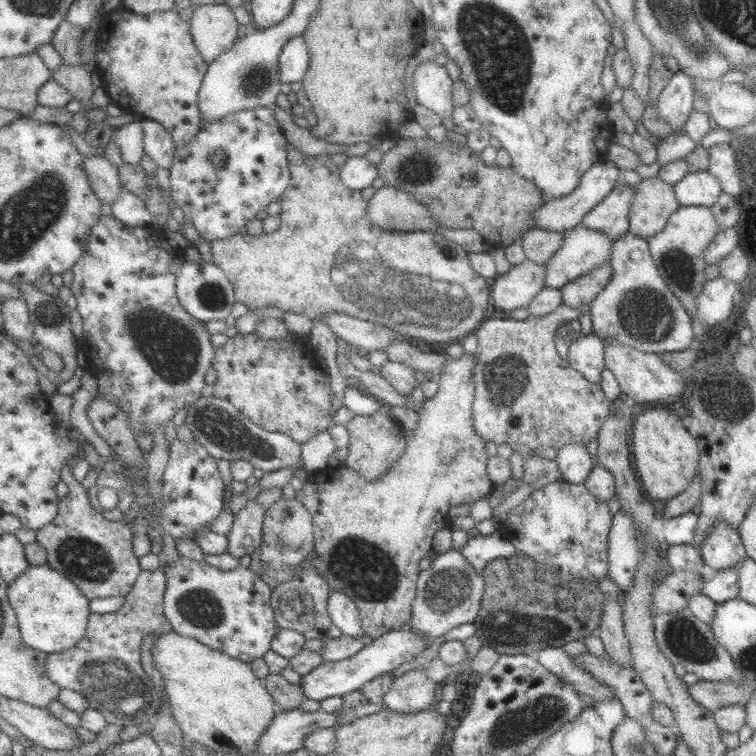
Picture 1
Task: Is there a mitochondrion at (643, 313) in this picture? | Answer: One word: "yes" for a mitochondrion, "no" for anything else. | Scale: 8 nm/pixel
yes

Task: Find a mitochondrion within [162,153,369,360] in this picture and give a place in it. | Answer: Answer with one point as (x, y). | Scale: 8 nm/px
(211, 295)

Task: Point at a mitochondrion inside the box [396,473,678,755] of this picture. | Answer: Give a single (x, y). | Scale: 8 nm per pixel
(527, 722)

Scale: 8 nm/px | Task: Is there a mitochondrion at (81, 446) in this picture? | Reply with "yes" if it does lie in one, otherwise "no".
no

